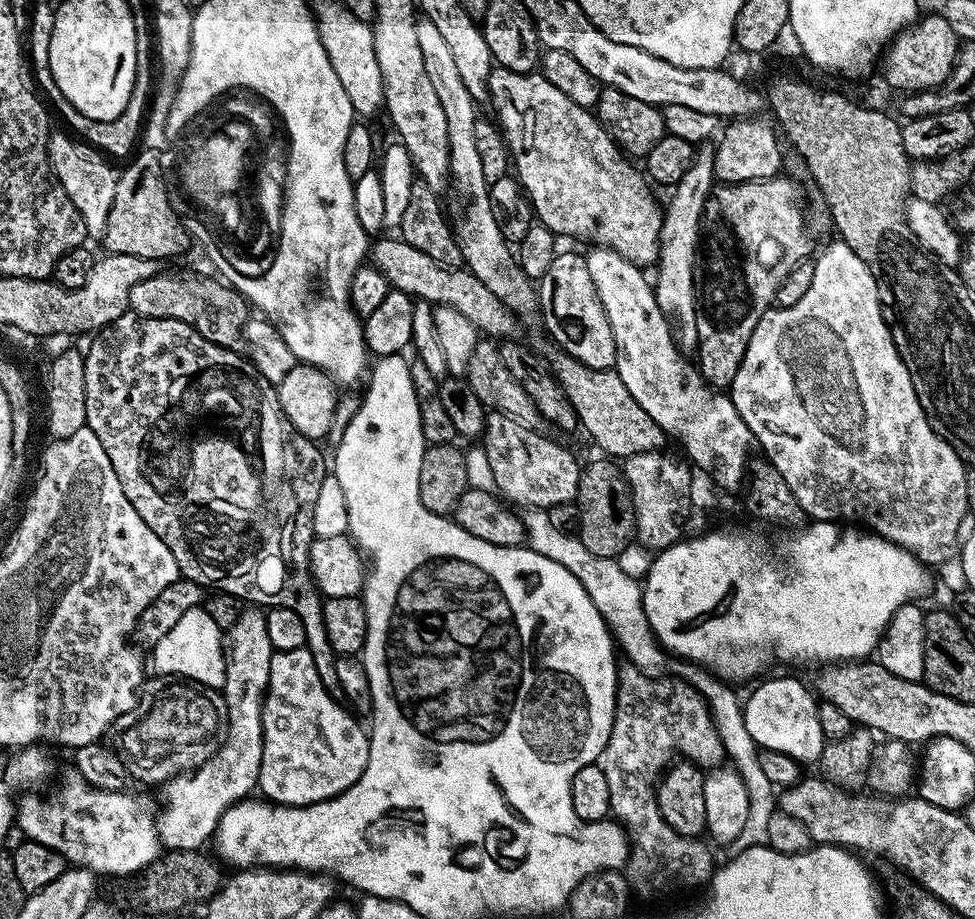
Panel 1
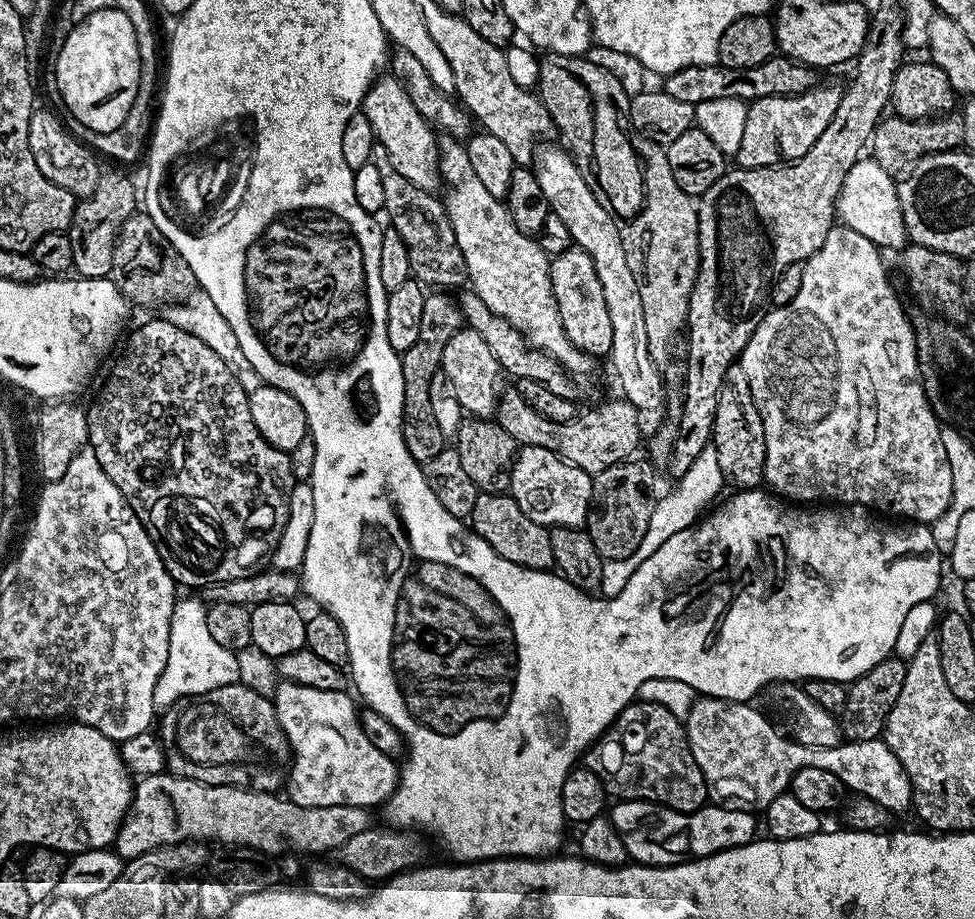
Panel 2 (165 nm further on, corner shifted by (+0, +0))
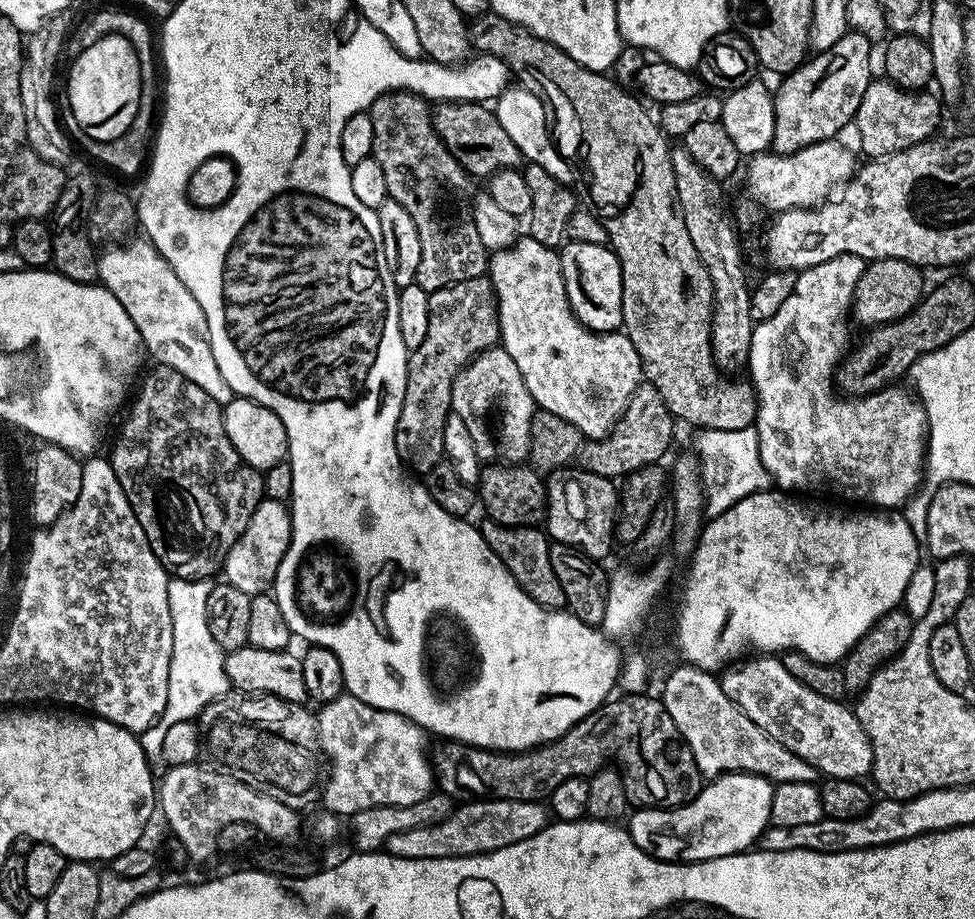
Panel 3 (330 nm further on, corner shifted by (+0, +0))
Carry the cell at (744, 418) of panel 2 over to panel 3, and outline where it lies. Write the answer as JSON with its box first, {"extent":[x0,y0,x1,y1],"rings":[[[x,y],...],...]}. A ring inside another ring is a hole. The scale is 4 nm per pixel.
{"extent":[672,146,754,370],"rings":[[[682,146],[672,148],[672,165],[674,166],[674,186],[676,187],[676,206],[682,214],[682,222],[686,222],[686,230],[690,234],[690,242],[694,242],[694,250],[698,250],[698,258],[706,266],[712,283],[712,357],[716,359],[716,367],[721,370],[728,368],[743,369],[748,363],[750,342],[754,322],[750,318],[750,280],[744,273],[744,256],[740,253],[740,240],[736,237],[737,225],[734,223],[730,204],[724,201],[725,185],[714,179]]]}

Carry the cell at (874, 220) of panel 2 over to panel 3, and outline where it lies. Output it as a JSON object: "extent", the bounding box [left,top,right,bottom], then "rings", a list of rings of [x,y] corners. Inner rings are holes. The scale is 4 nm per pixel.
{"extent":[747,138,858,214],"rings":[[[836,138],[823,140],[789,156],[761,154],[751,157],[747,161],[747,195],[755,200],[761,209],[769,208],[769,213],[772,214],[785,212],[791,208],[810,208],[819,205],[835,184],[840,186],[851,180],[858,167],[858,161],[852,157],[851,150],[846,145],[839,144],[840,142]]]}

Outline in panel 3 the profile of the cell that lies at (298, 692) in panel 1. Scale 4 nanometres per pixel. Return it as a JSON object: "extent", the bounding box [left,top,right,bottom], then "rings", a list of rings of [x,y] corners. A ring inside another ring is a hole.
{"extent":[315,694,434,818],"rings":[[[342,694],[338,698],[334,698],[328,704],[323,705],[315,713],[316,717],[316,733],[320,736],[320,751],[326,757],[326,764],[332,767],[332,777],[328,781],[325,779],[324,784],[324,804],[329,813],[333,816],[341,818],[350,818],[354,814],[358,814],[362,810],[370,810],[370,806],[410,806],[413,802],[422,802],[422,798],[432,795],[434,791],[433,765],[430,763],[430,752],[424,749],[424,739],[426,733],[424,729],[413,724],[411,720],[407,720],[404,716],[399,716],[397,712],[387,712],[381,708],[370,706],[365,700],[360,700],[356,696]]]}

